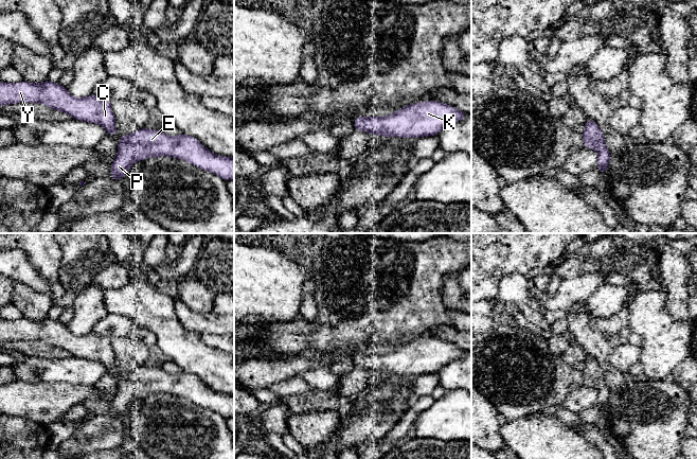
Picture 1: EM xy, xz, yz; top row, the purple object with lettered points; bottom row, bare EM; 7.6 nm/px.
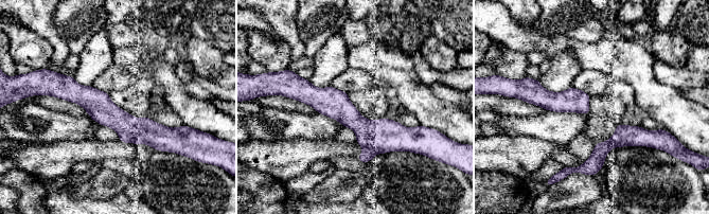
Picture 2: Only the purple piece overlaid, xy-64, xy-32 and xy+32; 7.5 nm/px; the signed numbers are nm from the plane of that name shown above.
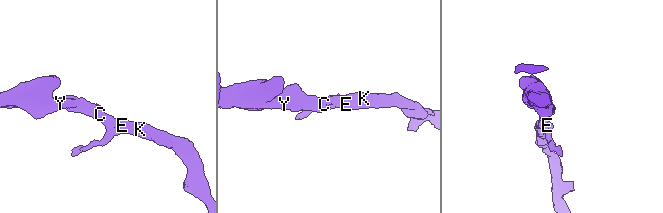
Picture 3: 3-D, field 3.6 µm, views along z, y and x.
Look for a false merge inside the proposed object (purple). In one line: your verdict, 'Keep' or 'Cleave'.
Keep

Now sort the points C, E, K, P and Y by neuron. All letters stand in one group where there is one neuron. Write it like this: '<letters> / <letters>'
C E K P Y

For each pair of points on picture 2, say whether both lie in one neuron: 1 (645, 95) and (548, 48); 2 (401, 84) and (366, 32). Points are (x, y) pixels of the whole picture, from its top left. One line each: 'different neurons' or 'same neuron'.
1: same neuron
2: different neurons

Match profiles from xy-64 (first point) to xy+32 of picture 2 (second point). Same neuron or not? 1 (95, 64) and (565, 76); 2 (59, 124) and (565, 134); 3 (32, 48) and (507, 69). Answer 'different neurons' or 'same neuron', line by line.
1: same neuron
2: same neuron
3: same neuron

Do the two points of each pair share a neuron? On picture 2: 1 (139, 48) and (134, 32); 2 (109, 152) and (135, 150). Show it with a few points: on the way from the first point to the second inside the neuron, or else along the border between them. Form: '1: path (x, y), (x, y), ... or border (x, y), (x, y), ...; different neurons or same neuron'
1: border (141, 38), (128, 47), (113, 49); different neurons
2: path (116, 150), (128, 150); same neuron

